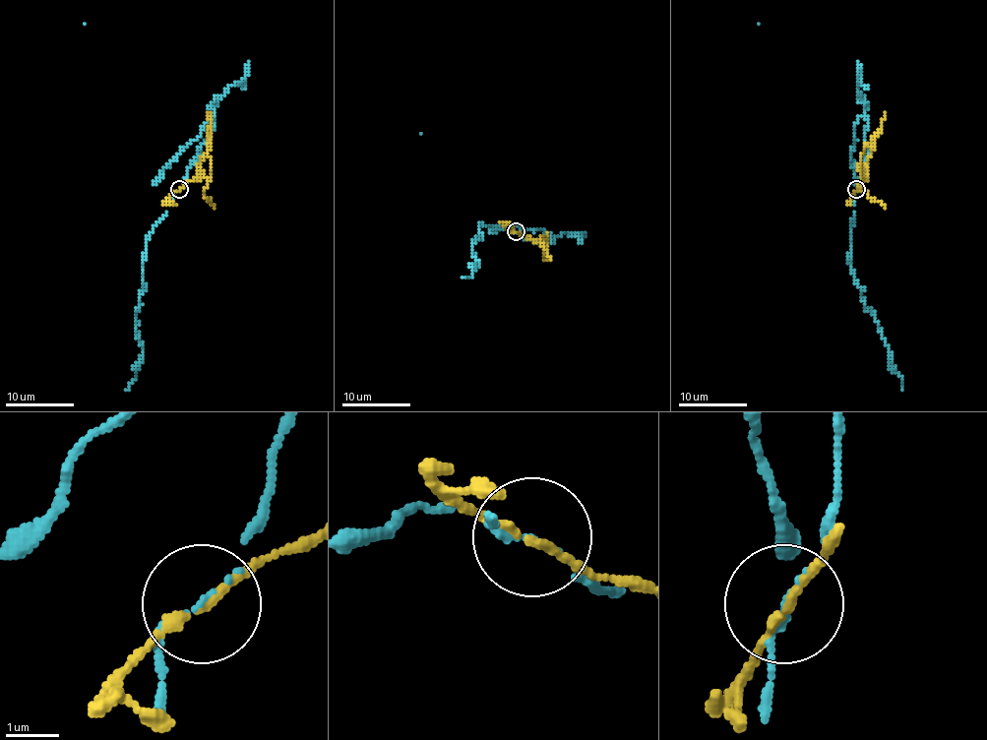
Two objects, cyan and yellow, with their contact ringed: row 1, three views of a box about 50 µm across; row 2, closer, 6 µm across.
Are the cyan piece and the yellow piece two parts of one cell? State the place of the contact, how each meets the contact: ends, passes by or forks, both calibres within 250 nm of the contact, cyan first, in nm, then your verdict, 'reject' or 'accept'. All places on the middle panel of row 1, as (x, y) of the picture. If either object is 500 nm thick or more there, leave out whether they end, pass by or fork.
at (516, 231); cyan ends there; yellow passes by; 150 nm thick on the cyan side, 160 nm on the other; reject

